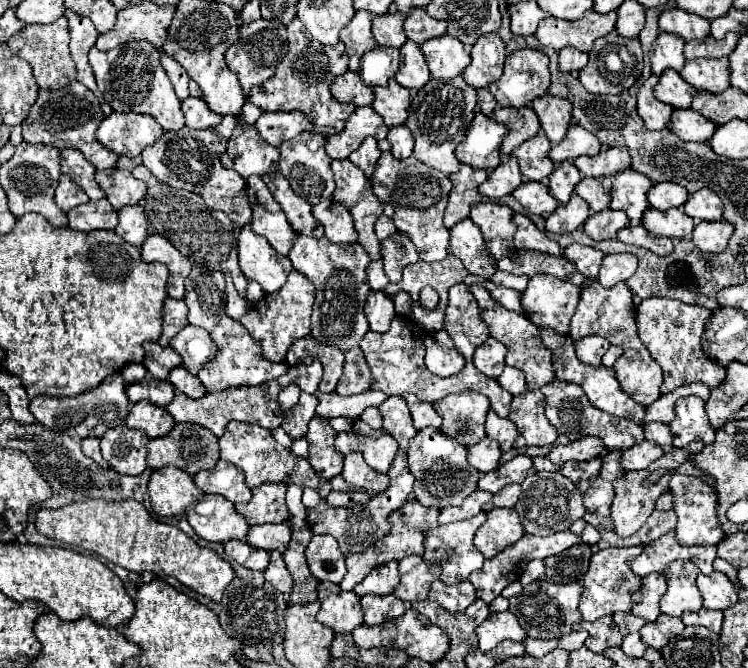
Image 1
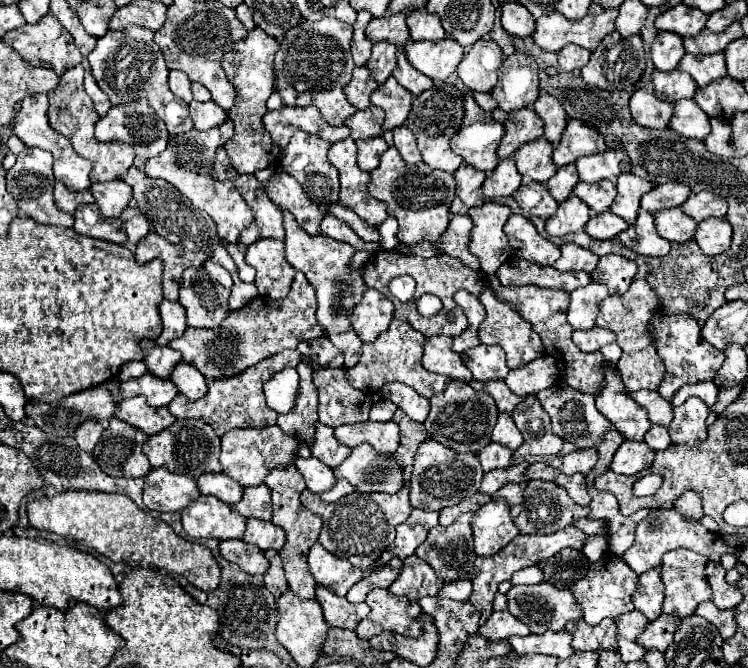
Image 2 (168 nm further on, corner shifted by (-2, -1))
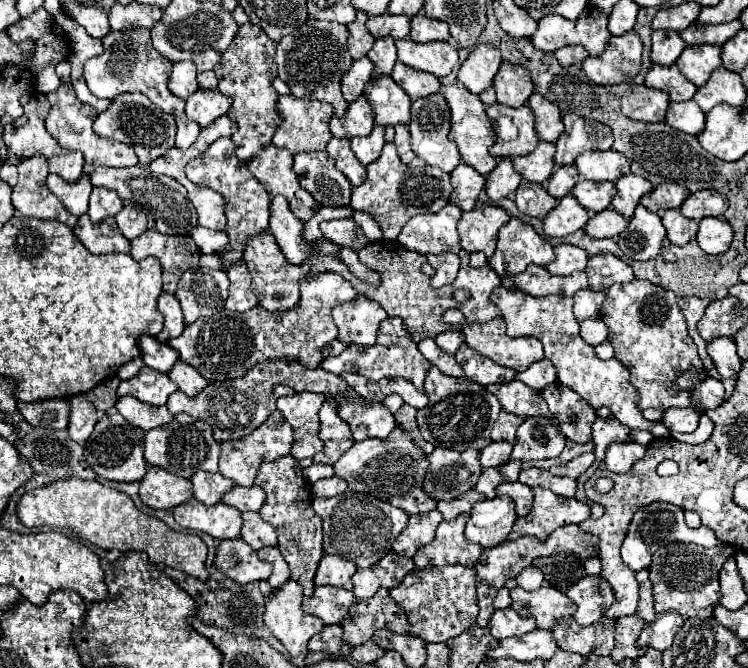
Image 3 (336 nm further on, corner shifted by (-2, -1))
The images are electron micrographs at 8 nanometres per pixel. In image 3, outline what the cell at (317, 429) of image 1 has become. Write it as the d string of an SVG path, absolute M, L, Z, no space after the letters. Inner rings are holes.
M326 395L326 401L322 403L320 415L320 439L324 441L324 449L316 453L312 459L314 463L328 463L334 465L352 445L352 431L348 423L344 423L338 415L338 407L330 395Z

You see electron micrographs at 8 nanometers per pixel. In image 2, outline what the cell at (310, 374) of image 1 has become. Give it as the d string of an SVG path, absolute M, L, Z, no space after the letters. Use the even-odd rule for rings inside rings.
M282 351L274 357L268 357L264 361L260 361L254 367L248 367L244 373L238 373L234 377L228 379L218 379L212 383L212 387L208 387L206 397L198 399L198 401L188 401L184 395L176 395L172 399L172 403L168 405L170 413L176 419L202 419L204 423L208 423L218 437L222 437L226 431L236 429L236 427L268 427L276 423L278 413L274 413L266 401L264 401L264 393L262 393L262 385L272 377L272 373L278 373L286 367L296 367L302 361L302 355L298 351Z

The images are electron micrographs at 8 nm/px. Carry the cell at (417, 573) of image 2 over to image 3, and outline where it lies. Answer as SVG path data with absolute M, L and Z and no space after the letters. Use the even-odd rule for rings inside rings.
M448 565L446 569L426 567L422 571L412 571L404 581L390 589L392 599L404 609L408 621L412 623L412 635L424 641L444 643L450 637L460 635L476 623L476 569L462 565Z

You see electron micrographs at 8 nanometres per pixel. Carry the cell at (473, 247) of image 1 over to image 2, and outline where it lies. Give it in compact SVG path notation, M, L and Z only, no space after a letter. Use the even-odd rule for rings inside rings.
M452 215L448 231L442 235L438 245L430 245L428 241L423 241L422 245L412 247L414 255L430 258L437 254L448 254L456 259L460 259L464 265L468 265L474 271L480 271L480 263L476 255L468 251L470 243L470 233L472 233L472 219L468 215Z

